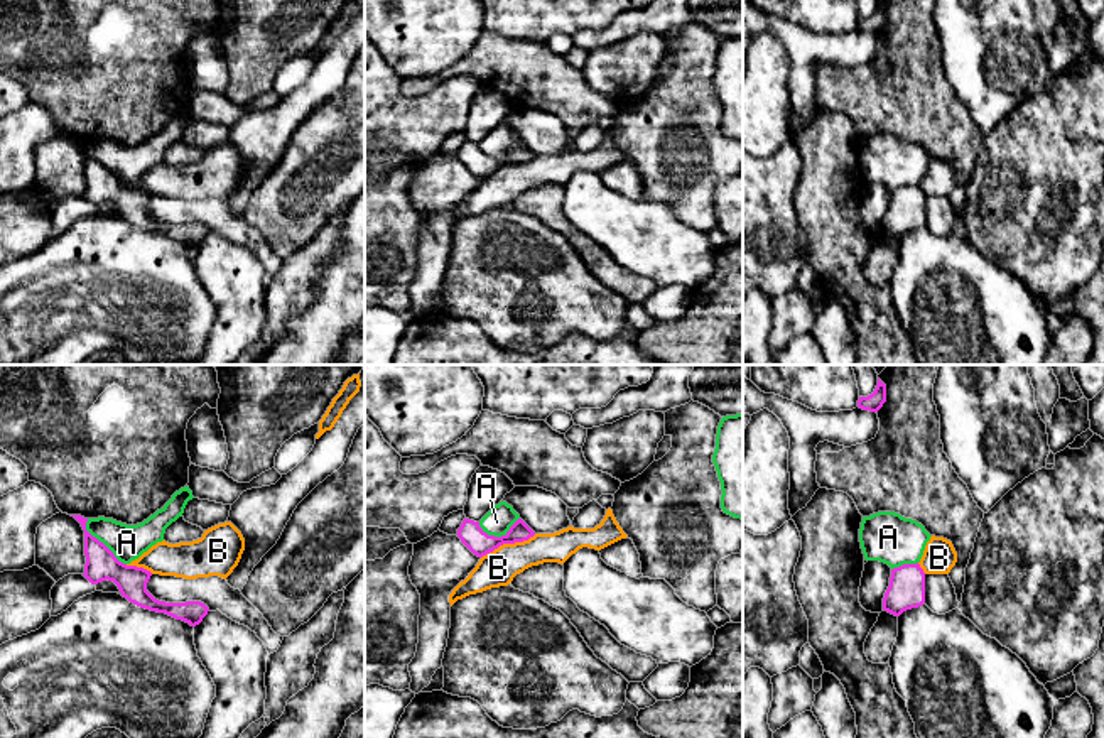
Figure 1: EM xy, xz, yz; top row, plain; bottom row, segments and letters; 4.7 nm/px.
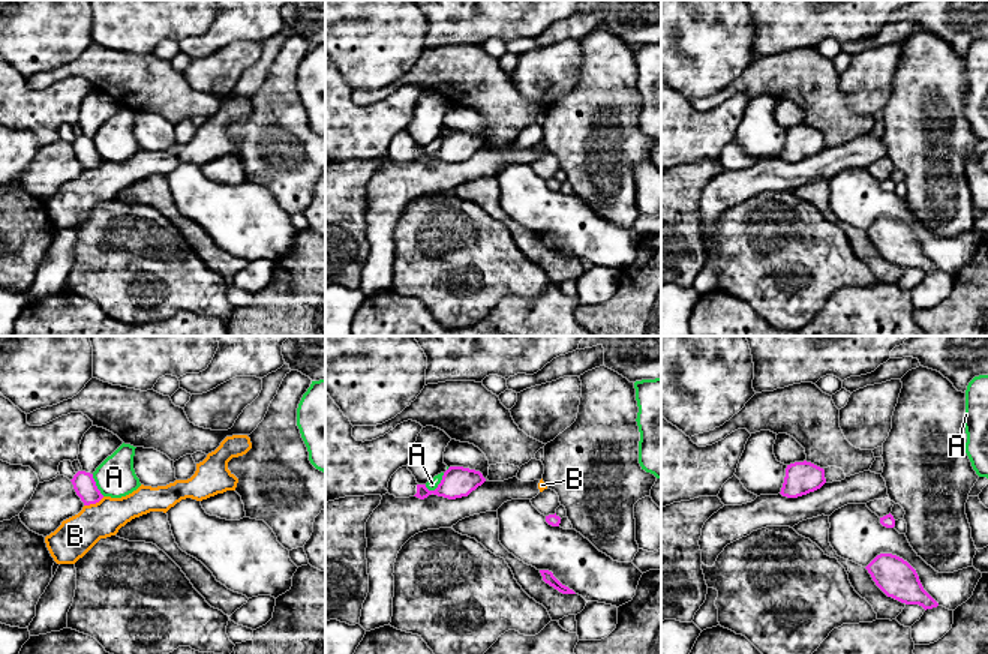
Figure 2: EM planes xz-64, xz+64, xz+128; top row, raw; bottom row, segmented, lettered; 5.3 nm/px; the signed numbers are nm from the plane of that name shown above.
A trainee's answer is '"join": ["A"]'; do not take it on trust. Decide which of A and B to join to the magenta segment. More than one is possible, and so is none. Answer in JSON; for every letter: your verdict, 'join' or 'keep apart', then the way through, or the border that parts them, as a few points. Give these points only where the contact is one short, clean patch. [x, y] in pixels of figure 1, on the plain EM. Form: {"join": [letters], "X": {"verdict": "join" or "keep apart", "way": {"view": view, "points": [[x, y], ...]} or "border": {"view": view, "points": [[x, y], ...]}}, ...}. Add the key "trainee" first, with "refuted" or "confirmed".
{"trainee": "refuted", "join": [], "A": {"verdict": "keep apart", "border": {"view": "xy", "points": [[86, 141], [86, 151], [125, 186]]}}, "B": {"verdict": "keep apart", "border": {"view": "xz", "points": [[535, 156], [522, 162], [503, 164], [481, 179]]}}}

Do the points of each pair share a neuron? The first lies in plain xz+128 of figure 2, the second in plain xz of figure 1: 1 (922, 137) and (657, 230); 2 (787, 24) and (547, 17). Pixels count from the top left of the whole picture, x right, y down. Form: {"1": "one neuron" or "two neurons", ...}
{"1": "two neurons", "2": "one neuron"}

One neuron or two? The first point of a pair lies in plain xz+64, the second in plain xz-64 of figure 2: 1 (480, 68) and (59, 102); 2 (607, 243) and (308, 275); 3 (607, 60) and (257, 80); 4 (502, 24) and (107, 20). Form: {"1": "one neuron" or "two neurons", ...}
{"1": "two neurons", "2": "two neurons", "3": "two neurons", "4": "one neuron"}

